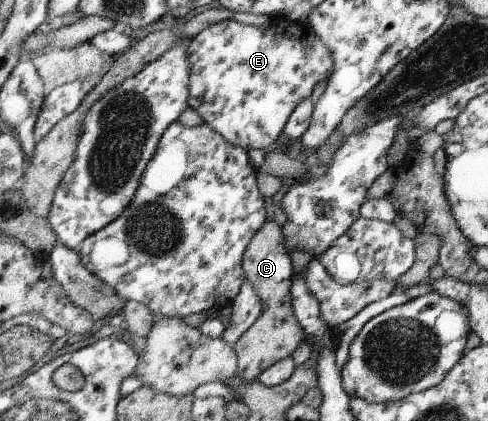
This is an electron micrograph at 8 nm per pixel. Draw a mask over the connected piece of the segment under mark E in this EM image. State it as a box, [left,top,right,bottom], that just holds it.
[189,18,334,151]

